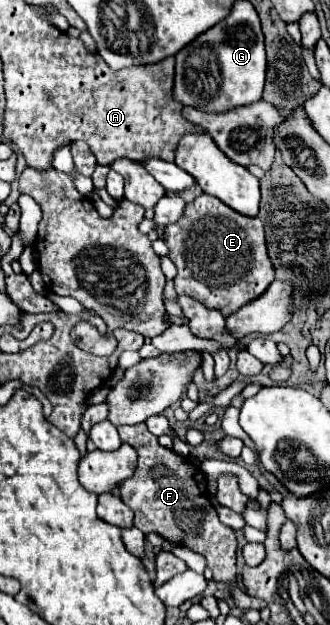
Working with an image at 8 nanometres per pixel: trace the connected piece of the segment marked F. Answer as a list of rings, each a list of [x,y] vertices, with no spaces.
[[[146,423],[120,425],[120,439],[128,441],[138,451],[138,467],[132,477],[120,483],[122,501],[134,511],[134,527],[142,533],[158,533],[174,545],[184,545],[206,559],[208,569],[214,573],[216,583],[228,583],[230,595],[238,609],[262,609],[264,601],[250,597],[236,585],[236,535],[230,527],[218,521],[218,515],[206,495],[206,477],[194,467],[188,457],[176,455],[158,443]]]

